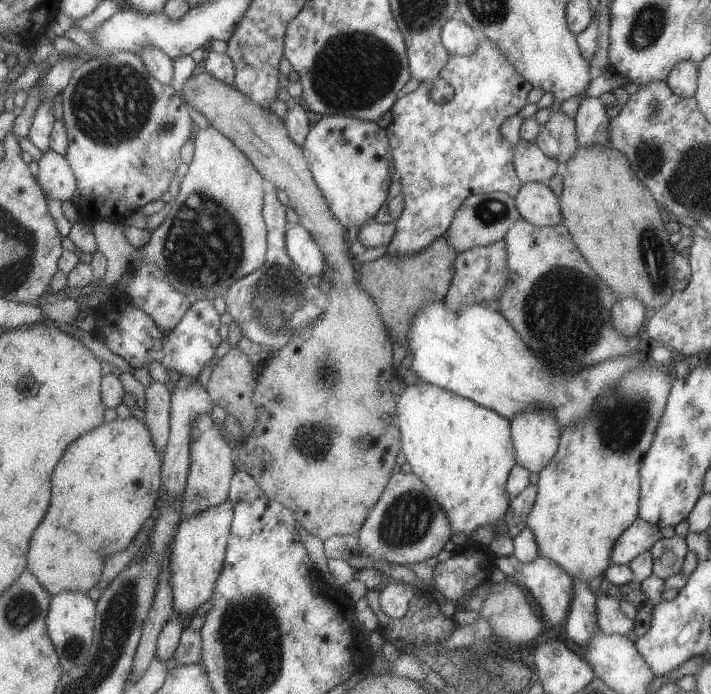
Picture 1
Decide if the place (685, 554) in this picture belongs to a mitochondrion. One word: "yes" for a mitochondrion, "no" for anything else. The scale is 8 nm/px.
no

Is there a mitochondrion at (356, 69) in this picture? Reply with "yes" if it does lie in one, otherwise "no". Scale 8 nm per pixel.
yes

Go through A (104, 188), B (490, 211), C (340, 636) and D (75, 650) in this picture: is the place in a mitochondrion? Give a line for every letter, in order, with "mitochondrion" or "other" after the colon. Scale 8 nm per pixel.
A: other
B: mitochondrion
C: other
D: mitochondrion

